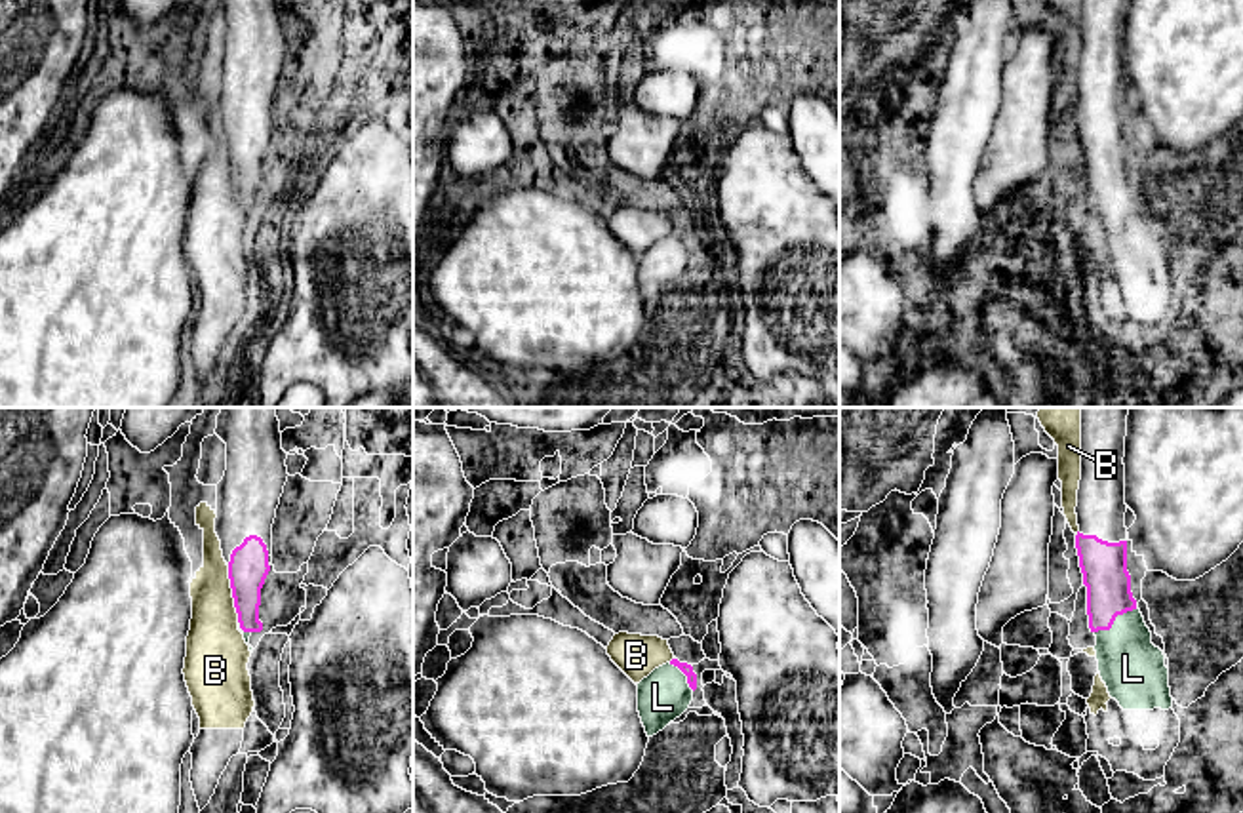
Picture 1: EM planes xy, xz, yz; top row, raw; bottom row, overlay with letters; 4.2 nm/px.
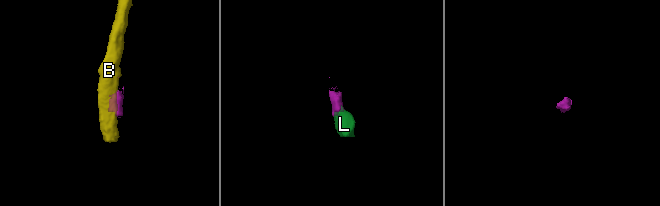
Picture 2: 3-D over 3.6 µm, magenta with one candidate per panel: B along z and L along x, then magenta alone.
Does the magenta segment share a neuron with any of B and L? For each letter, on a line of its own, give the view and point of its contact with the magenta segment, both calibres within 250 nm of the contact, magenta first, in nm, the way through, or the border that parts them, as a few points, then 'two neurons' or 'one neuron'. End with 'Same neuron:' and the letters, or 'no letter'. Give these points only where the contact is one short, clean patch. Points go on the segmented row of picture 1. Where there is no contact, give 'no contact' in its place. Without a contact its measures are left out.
B: contact xy (233, 594); calibres 170 and 260 nm; border xy (227, 566), (238, 621); two neurons
L: contact yz (1114, 619); calibres 190 and 280 nm; way yz (1103, 564), (1114, 619), (1133, 669); one neuron
Same neuron: L

